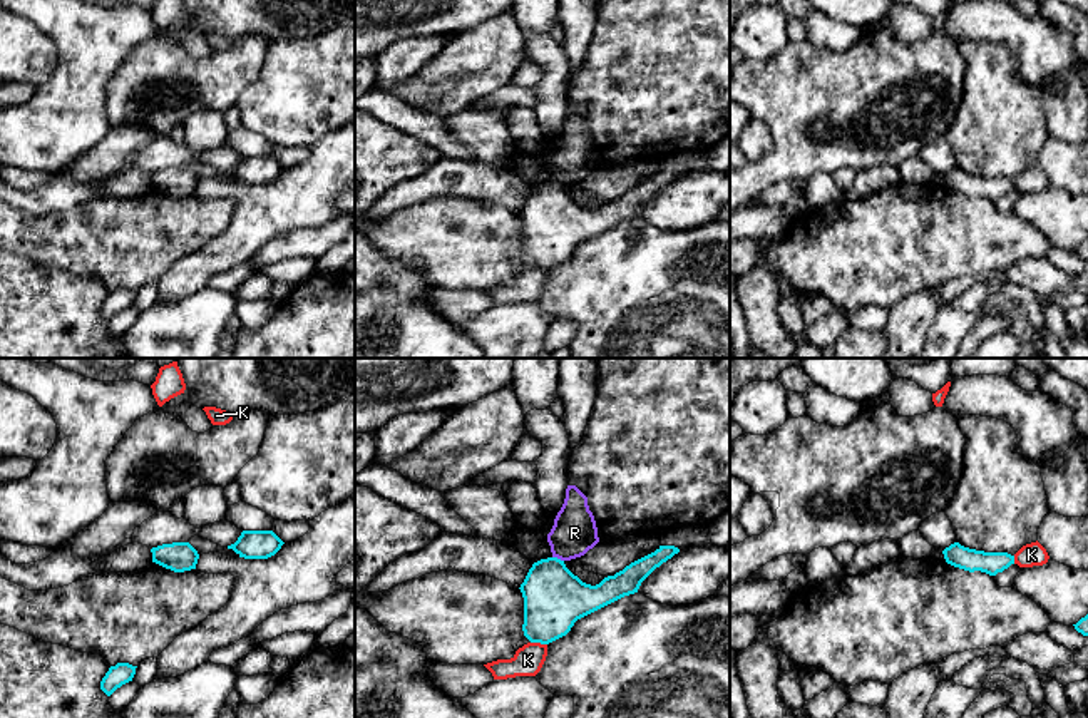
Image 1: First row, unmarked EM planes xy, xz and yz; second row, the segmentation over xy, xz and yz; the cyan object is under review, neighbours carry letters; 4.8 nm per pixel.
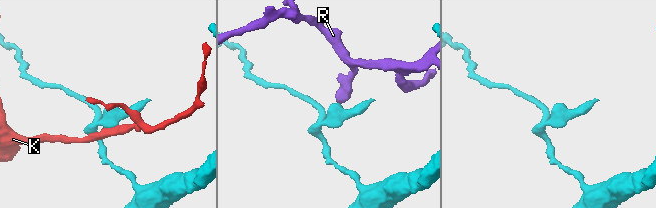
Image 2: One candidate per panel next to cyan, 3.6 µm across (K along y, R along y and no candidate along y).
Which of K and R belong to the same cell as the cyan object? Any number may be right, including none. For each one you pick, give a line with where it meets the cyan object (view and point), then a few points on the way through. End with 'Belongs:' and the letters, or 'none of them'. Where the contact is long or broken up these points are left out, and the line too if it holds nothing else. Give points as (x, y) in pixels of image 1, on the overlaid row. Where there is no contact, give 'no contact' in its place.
Belongs: none of them

